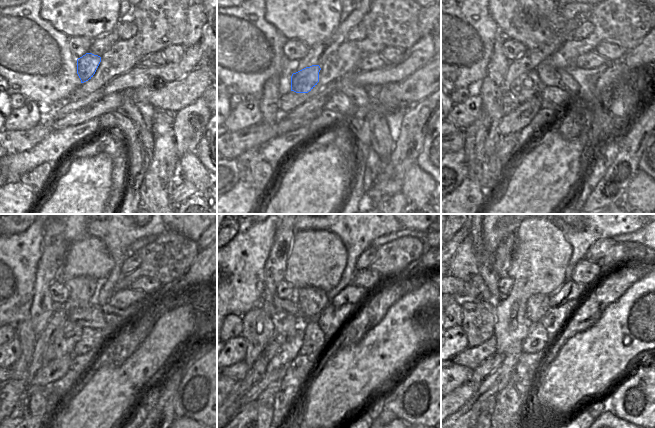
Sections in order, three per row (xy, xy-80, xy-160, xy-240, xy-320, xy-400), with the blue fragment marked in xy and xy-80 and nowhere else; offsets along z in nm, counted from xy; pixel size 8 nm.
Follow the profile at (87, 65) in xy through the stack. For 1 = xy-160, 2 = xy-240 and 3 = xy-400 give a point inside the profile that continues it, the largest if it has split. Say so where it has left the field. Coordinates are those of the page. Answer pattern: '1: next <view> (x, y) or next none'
1: next xy-160 (526, 86)
2: next xy-240 (63, 343)
3: next xy-400 (490, 365)

